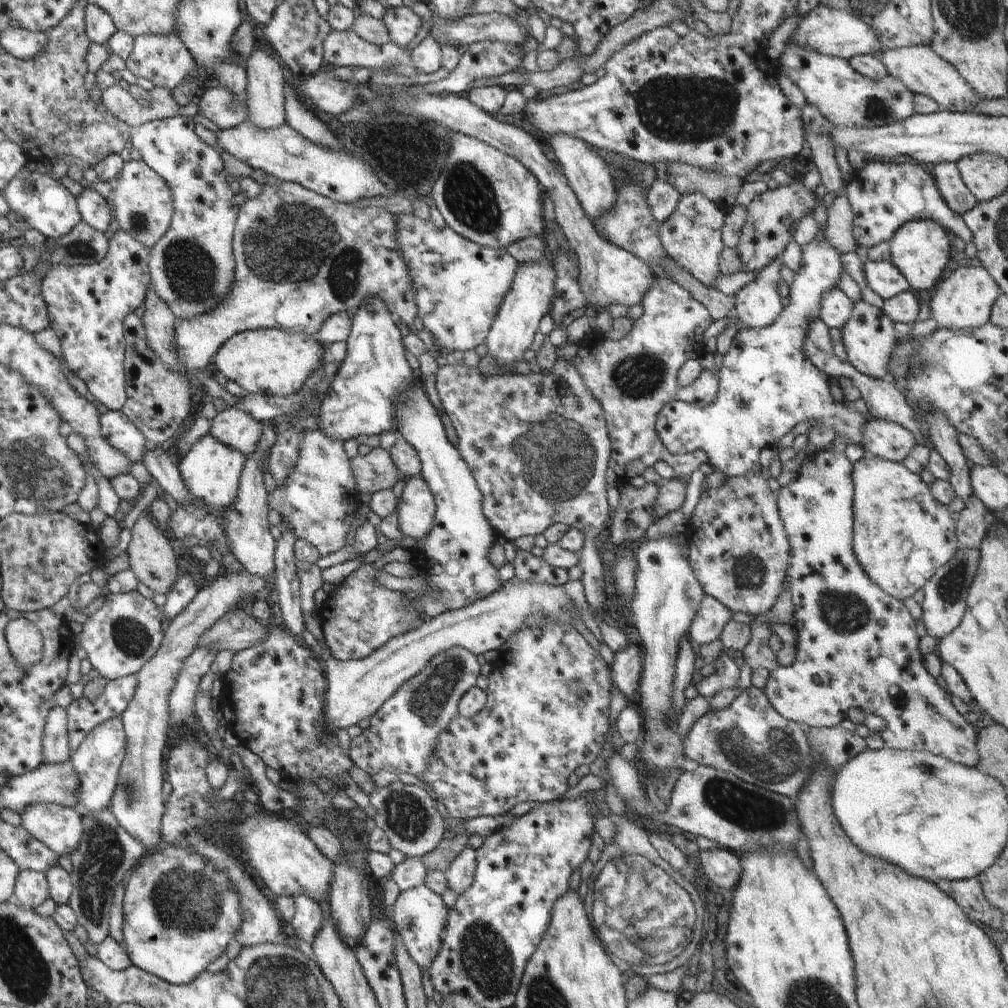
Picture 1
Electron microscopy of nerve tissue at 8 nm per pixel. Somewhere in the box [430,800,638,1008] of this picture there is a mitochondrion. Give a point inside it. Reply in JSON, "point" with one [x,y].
{"point":[485,958]}

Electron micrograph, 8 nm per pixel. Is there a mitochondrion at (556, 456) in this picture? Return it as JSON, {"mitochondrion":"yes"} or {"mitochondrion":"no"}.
{"mitochondrion":"yes"}

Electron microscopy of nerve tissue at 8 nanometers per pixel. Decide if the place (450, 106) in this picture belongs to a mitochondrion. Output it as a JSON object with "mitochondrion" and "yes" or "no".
{"mitochondrion":"no"}

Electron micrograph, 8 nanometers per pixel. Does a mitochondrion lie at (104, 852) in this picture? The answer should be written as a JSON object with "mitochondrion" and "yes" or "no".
{"mitochondrion":"yes"}

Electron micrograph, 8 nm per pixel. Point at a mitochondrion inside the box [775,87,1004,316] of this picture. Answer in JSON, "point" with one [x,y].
{"point":[877,106]}

